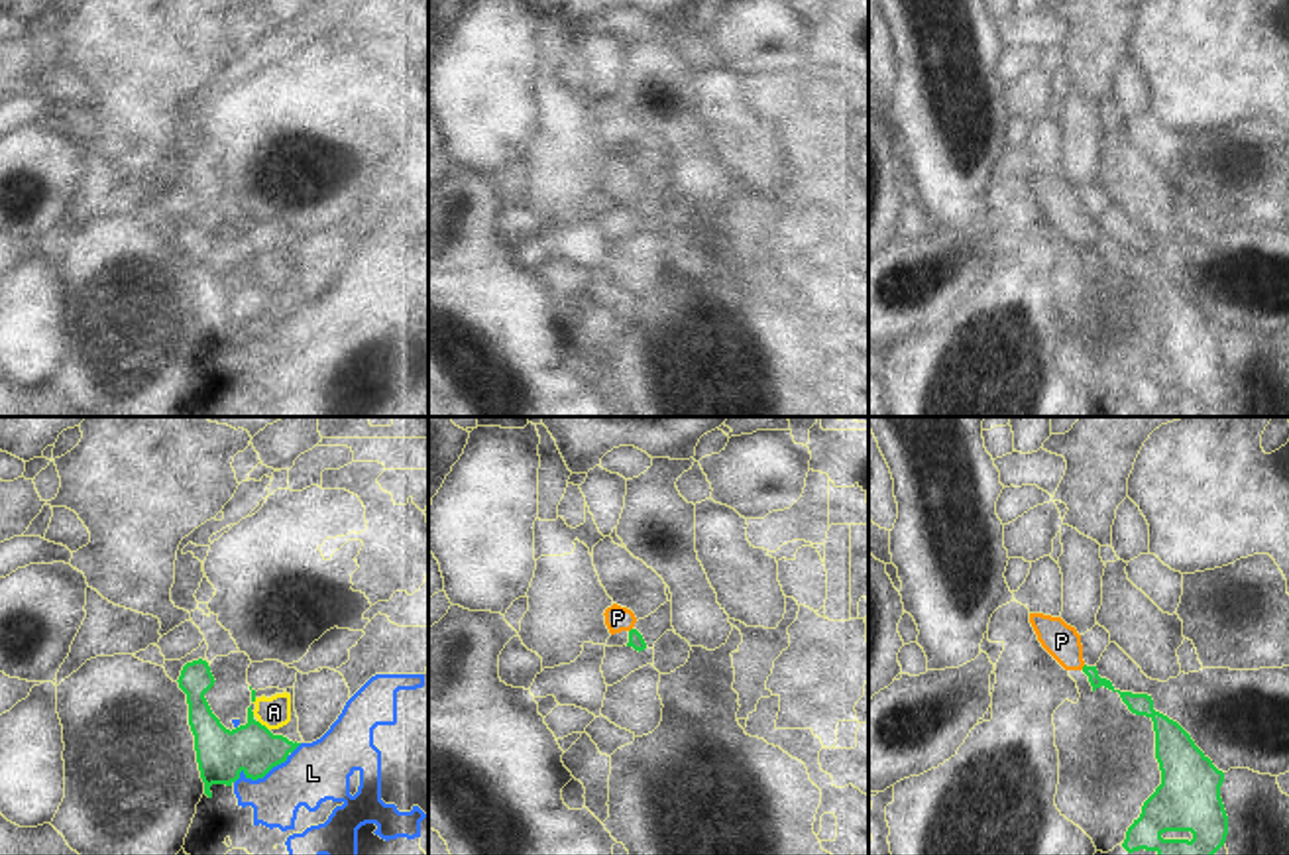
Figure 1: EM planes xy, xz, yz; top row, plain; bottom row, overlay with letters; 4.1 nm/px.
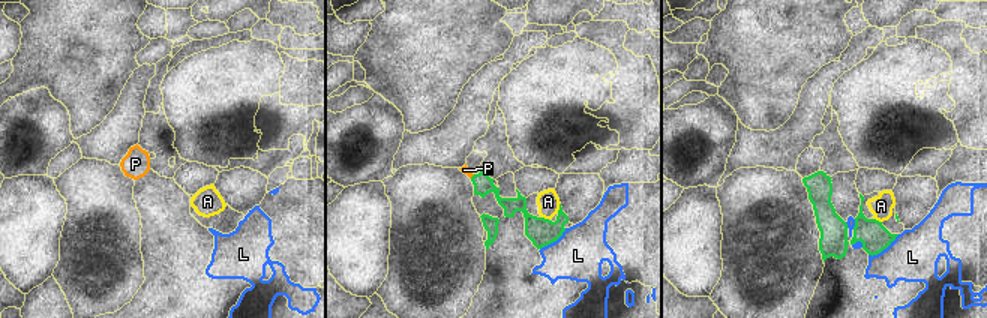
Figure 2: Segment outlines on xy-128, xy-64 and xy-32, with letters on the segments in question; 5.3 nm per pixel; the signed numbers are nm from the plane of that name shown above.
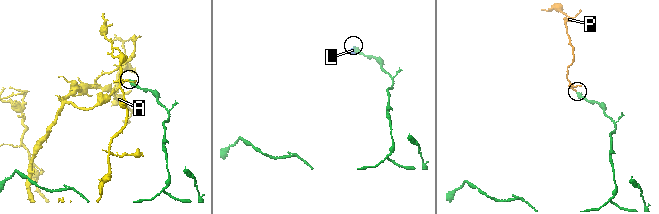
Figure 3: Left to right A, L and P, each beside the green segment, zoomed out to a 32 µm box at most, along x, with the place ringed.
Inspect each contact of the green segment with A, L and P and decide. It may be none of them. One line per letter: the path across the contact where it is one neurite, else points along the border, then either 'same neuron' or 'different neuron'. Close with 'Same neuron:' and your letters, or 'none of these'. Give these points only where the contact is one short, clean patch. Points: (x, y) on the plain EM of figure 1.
A: along xy (258, 280), (268, 289) | different neuron
L: different neuron
P: across yz (1132, 260), (1099, 242), (1083, 227), (1062, 201) | same neuron
Same neuron: P

